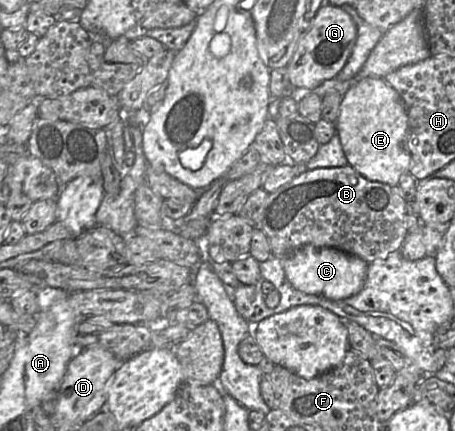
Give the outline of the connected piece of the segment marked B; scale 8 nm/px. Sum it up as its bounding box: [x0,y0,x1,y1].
[257,164,409,263]

